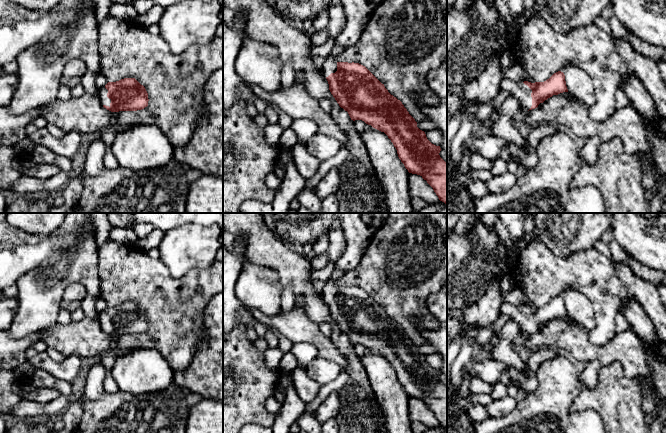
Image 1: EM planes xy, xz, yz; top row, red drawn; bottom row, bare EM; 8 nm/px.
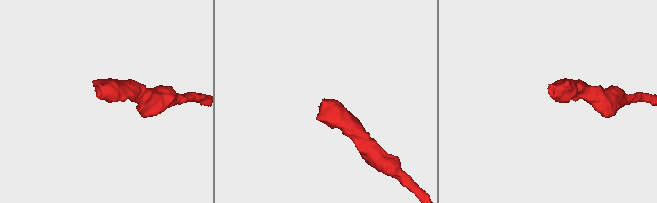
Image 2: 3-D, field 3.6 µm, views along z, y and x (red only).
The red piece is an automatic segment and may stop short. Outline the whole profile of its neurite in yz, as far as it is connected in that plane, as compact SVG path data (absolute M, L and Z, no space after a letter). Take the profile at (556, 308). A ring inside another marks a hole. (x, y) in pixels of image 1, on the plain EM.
M558 295L544 306L515 306L503 302L499 308L499 315L506 315L516 321L521 332L528 335L537 332L553 319L568 316L568 313L564 297Z

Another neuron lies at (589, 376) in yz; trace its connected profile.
M597 360L587 363L585 369L580 374L584 388L593 389L597 385L598 375L602 367Z

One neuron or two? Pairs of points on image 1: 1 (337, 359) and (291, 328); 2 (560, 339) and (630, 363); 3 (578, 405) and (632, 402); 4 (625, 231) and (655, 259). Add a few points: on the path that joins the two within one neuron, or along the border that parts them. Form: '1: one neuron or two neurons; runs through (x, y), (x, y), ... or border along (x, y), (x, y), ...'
1: one neuron; runs through (326, 348), (313, 335), (302, 329)
2: one neuron; runs through (577, 343), (586, 352), (613, 352)
3: one neuron; runs through (591, 402), (619, 402)
4: one neuron; runs through (632, 236), (648, 252)

